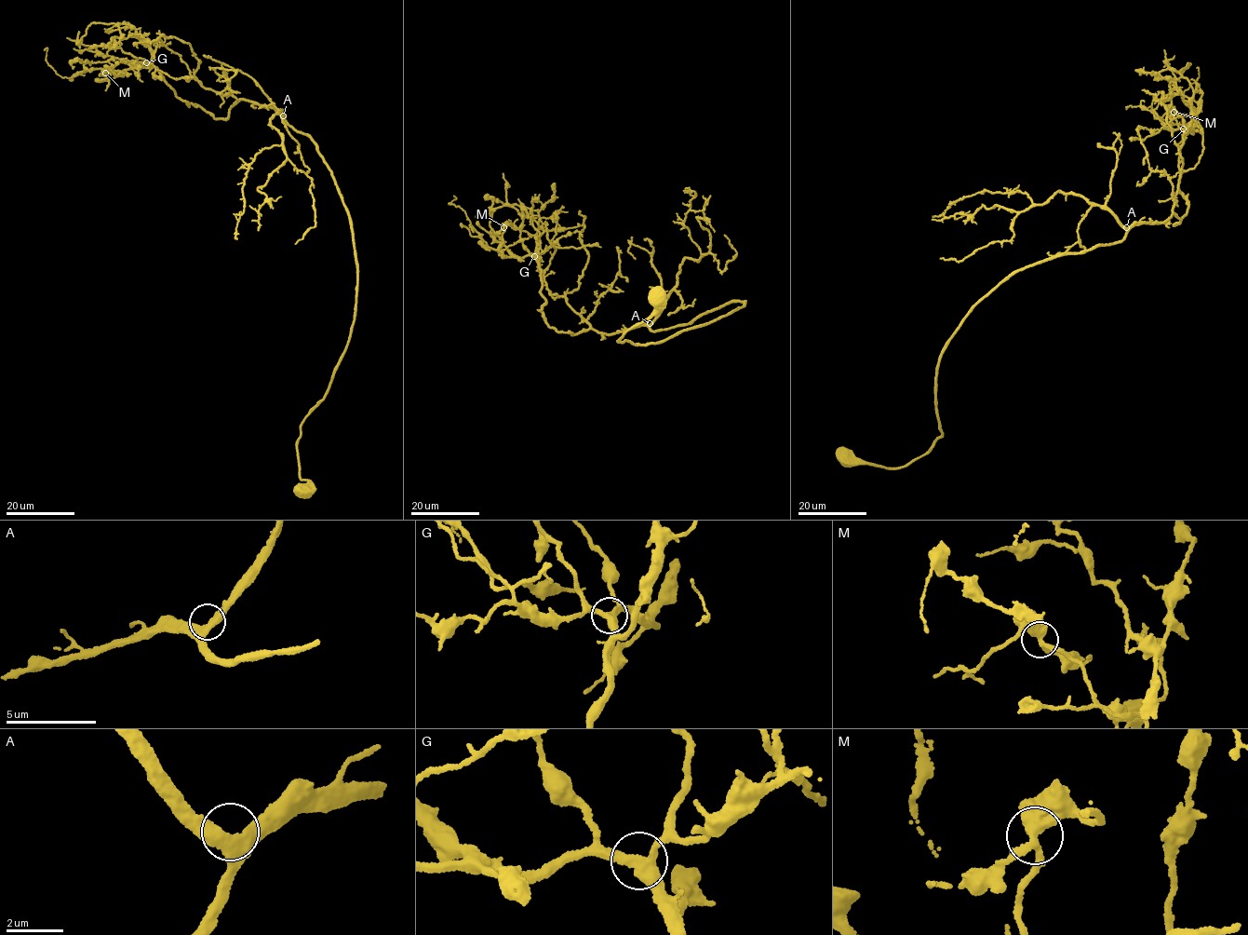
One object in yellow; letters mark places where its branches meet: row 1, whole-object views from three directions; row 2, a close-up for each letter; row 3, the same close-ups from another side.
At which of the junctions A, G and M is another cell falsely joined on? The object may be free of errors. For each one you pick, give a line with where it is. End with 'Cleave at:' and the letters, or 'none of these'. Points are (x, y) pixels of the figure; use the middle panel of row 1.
Cleave at: none of these

